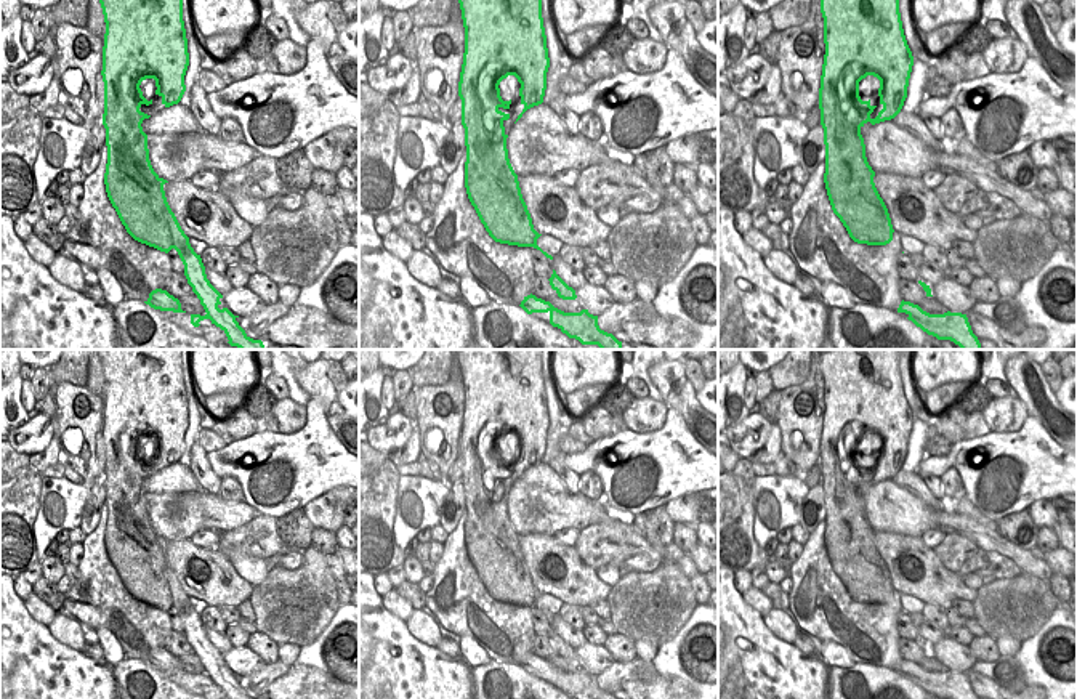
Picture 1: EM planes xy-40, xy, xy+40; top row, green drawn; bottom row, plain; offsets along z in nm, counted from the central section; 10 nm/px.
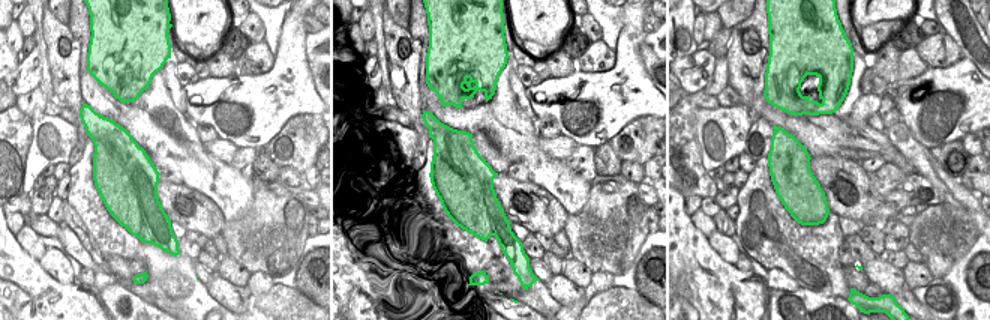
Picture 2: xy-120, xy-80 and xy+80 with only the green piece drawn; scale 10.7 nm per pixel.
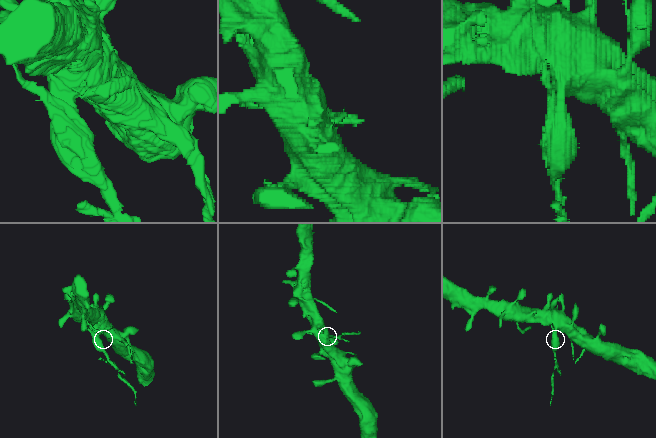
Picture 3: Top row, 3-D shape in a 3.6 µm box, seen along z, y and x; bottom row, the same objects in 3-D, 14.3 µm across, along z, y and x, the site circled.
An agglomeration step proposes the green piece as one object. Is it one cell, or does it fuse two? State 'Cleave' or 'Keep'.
Cleave.

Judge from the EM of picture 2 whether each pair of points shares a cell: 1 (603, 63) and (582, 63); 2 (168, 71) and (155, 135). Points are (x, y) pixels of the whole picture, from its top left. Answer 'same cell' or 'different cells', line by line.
1: same cell
2: different cells

